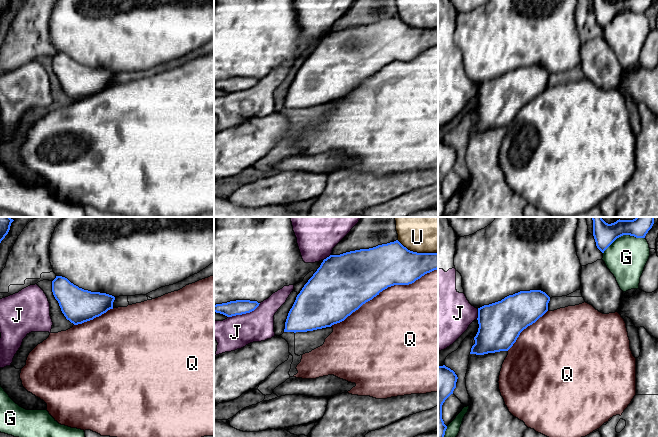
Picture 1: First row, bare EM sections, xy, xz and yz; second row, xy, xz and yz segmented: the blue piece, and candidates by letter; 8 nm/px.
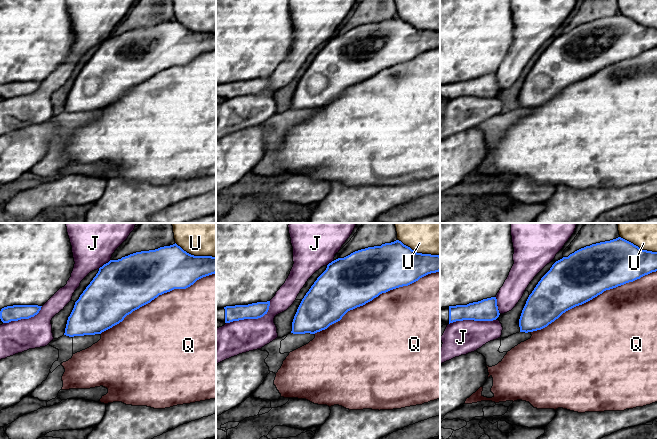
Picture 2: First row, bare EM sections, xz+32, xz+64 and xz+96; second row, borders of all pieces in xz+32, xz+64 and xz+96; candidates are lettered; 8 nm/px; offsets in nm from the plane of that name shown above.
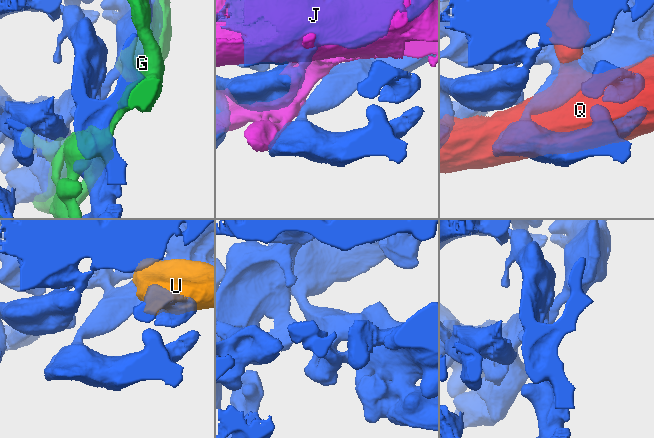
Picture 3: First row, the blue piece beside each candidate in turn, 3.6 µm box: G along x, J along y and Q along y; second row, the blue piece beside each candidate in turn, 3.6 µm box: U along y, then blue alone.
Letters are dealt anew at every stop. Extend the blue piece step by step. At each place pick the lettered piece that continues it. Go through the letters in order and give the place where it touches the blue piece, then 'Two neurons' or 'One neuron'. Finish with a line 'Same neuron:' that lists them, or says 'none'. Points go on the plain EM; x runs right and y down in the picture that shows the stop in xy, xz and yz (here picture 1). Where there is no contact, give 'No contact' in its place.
G: Touches blue at yz (623, 10). Two neurons
J: Touches blue at xz (244, 89). Two neurons
Q: Touches blue at xz (383, 65). Two neurons
U: Touches blue at xz (416, 28). Two neurons
Same neuron: none

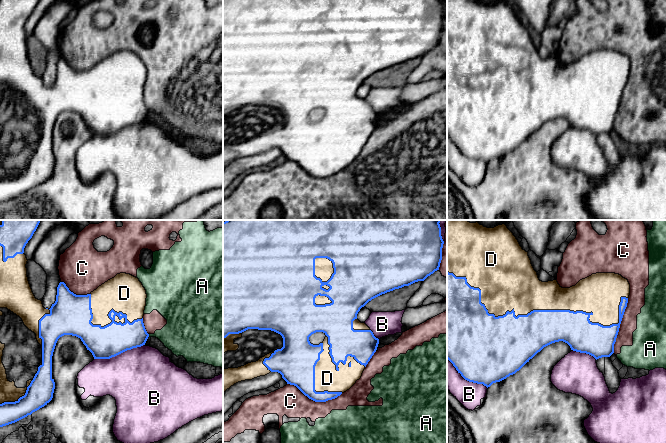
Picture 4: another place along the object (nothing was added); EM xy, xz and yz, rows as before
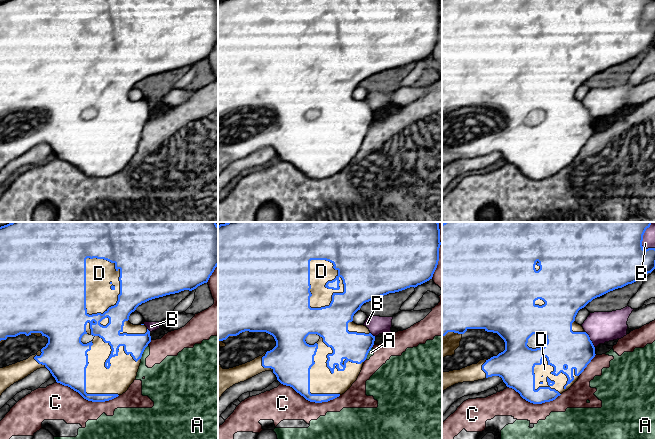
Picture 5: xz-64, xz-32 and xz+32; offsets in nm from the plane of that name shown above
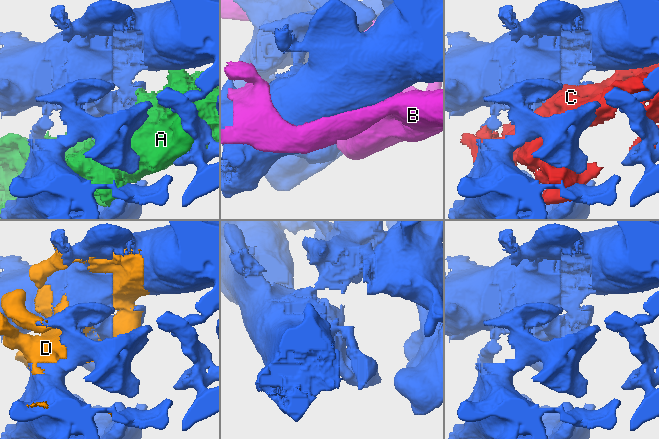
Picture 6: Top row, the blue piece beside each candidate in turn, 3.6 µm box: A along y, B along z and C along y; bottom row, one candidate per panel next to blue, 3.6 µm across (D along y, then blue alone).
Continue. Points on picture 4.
A: Touches blue at xy (148, 111). Two neurons
B: Touches blue at xy (119, 129). Two neurons
C: Touches blue at yz (619, 102). Two neurons
D: Touches blue at yz (542, 86). One neuron
Same neuron: D

